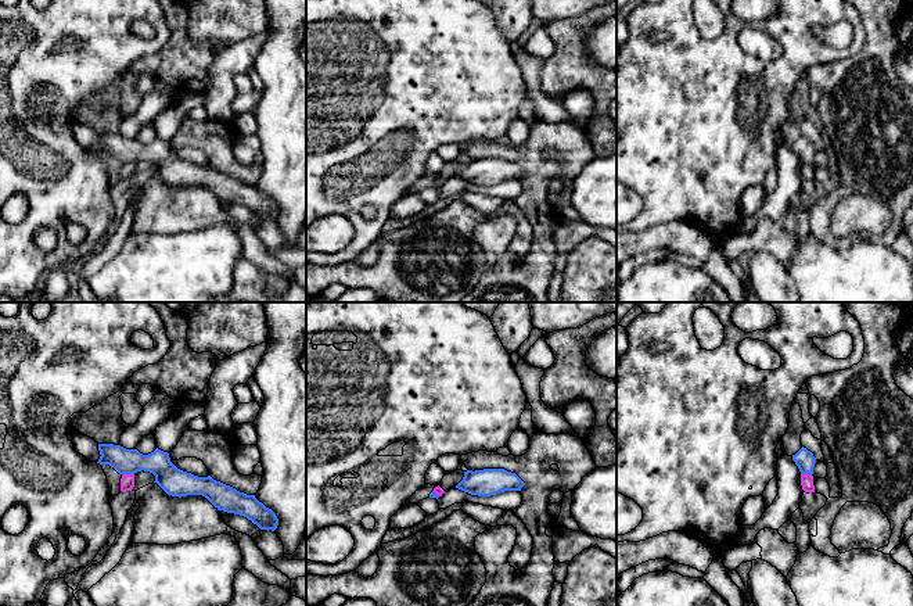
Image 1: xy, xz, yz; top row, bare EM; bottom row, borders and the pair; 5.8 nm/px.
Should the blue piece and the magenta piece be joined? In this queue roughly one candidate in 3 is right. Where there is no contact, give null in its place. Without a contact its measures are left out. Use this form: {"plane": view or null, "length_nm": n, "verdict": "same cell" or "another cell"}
{"plane": "xy", "length_nm": 70, "verdict": "another cell"}

